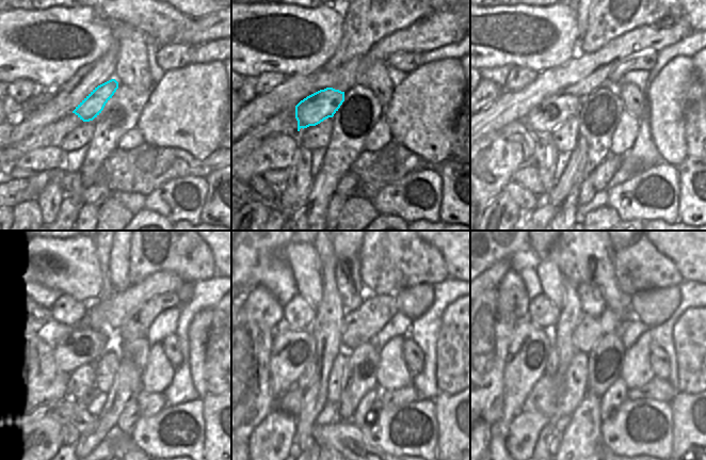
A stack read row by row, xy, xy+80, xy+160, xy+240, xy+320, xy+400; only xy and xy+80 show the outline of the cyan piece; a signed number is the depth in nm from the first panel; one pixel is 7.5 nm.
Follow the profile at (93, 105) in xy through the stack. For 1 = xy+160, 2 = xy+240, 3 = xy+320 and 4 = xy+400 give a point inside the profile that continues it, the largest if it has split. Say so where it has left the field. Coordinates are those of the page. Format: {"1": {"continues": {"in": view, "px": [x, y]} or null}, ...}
{"1": {"continues": {"in": "xy+160", "px": [544, 117]}}, "2": {"continues": {"in": "xy+240", "px": [83, 346]}}, "3": {"continues": {"in": "xy+320", "px": [292, 349]}}, "4": {"continues": {"in": "xy+400", "px": [528, 348]}}}

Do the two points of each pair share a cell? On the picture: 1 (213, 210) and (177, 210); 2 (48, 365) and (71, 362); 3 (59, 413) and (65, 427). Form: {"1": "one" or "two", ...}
{"1": "two", "2": "one", "3": "one"}

